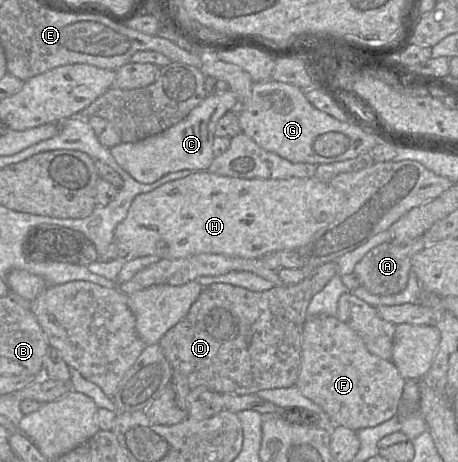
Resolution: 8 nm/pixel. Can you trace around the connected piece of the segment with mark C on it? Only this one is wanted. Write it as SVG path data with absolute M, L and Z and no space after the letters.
M231 89L221 94L207 95L175 125L137 142L120 143L110 149L111 154L135 180L145 184L153 183L164 175L179 170L205 171L214 159L213 140L216 123L226 112L237 107L237 95Z

